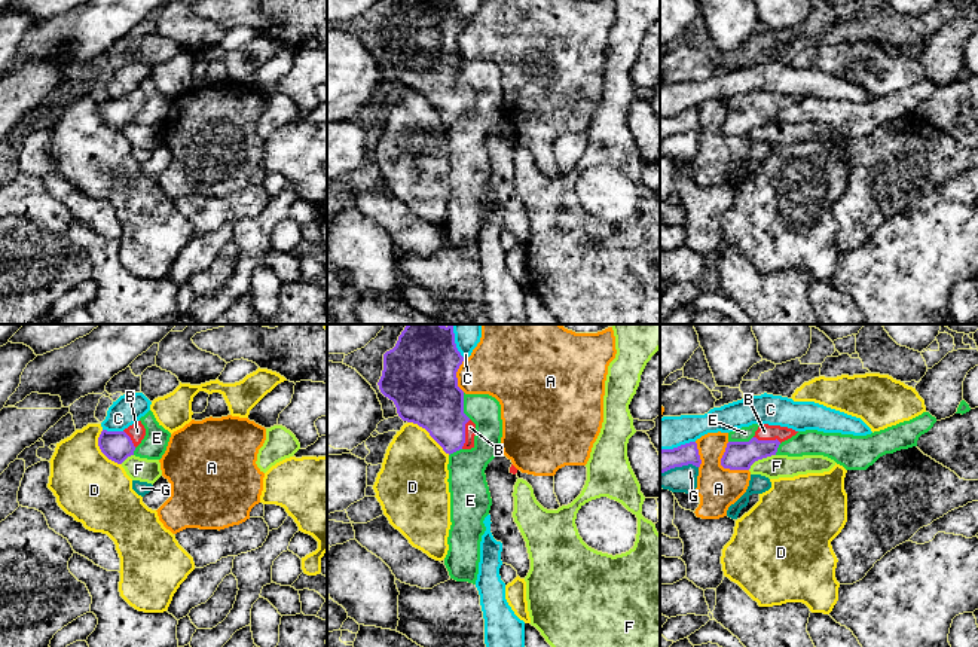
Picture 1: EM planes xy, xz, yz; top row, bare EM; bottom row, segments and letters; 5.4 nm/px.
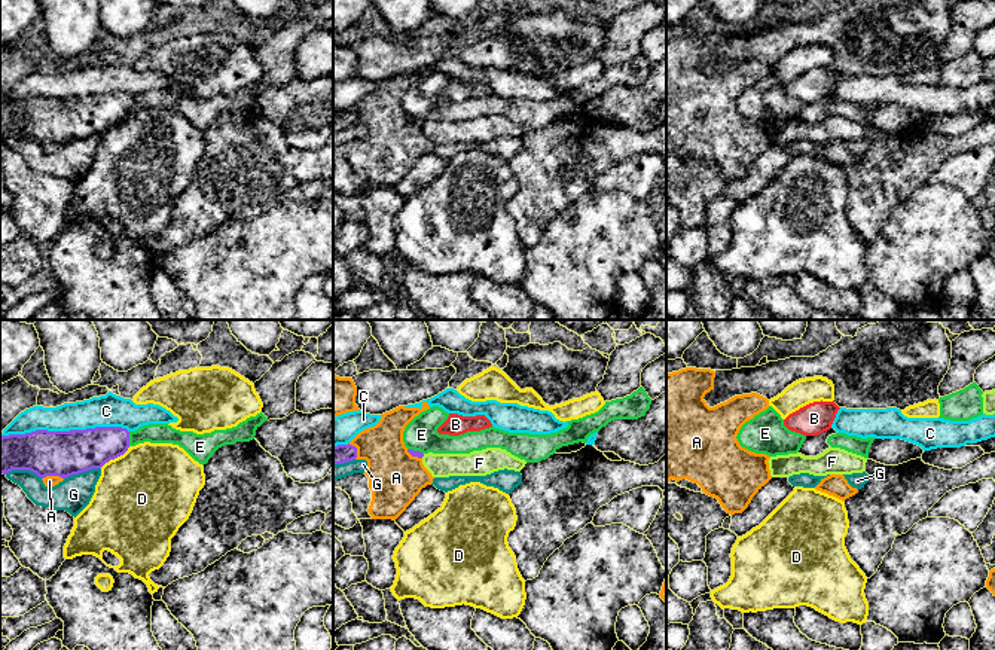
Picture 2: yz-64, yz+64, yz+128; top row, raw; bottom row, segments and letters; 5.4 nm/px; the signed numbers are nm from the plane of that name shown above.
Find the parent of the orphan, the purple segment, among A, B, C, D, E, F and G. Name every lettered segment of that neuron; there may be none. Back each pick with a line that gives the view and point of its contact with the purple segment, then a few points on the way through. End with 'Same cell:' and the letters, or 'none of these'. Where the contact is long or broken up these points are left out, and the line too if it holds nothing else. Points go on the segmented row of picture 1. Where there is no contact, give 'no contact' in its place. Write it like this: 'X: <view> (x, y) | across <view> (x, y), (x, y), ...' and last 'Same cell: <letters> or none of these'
B: xz (464, 435) | across xz (433, 400), (464, 435), (470, 427)
Same cell: B

